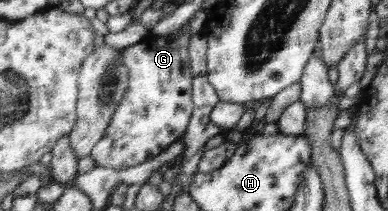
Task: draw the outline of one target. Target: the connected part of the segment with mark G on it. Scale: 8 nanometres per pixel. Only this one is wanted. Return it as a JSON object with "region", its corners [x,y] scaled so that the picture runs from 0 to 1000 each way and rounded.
{"region":[[[469,128],[436,166],[402,166],[389,147],[356,213],[317,242],[314,280],[332,318],[338,398],[294,540],[271,659],[242,701],[237,739],[258,787],[317,806],[366,782],[423,725],[446,678],[474,659],[497,536],[497,341],[485,256],[490,180]]]}

